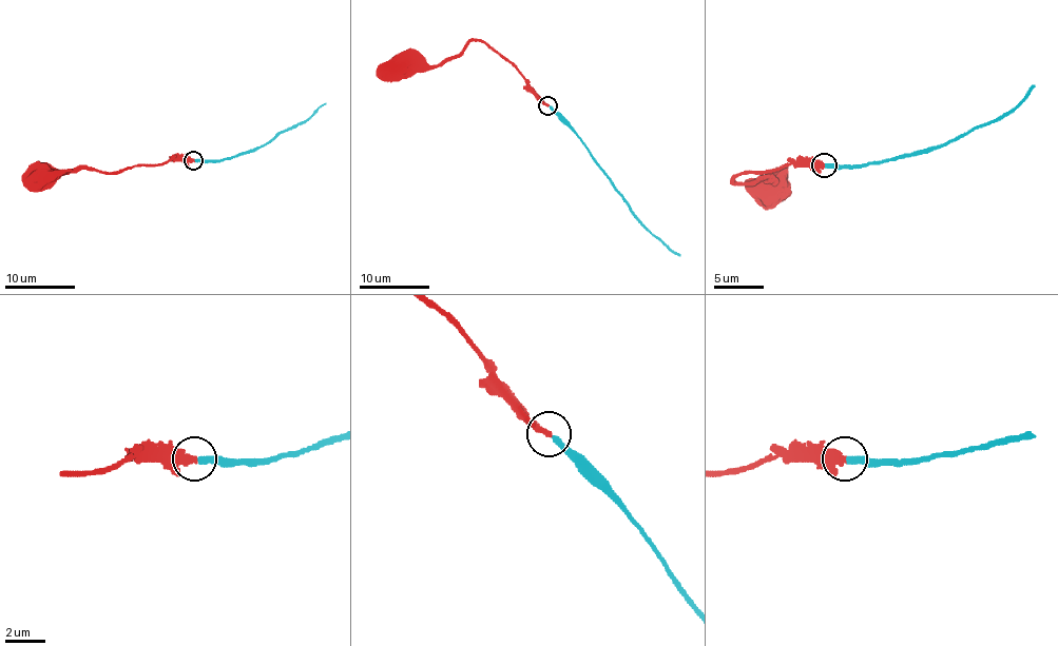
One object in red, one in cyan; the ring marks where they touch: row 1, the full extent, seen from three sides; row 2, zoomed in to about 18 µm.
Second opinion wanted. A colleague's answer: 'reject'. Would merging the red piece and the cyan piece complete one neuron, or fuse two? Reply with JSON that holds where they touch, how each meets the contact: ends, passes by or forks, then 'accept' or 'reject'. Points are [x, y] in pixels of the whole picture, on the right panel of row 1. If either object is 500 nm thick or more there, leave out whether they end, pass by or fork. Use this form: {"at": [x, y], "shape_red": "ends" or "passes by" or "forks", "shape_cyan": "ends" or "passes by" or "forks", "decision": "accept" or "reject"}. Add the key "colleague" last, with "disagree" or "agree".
{"at": [824, 164], "shape_red": "ends", "shape_cyan": "ends", "decision": "reject", "colleague": "agree"}

